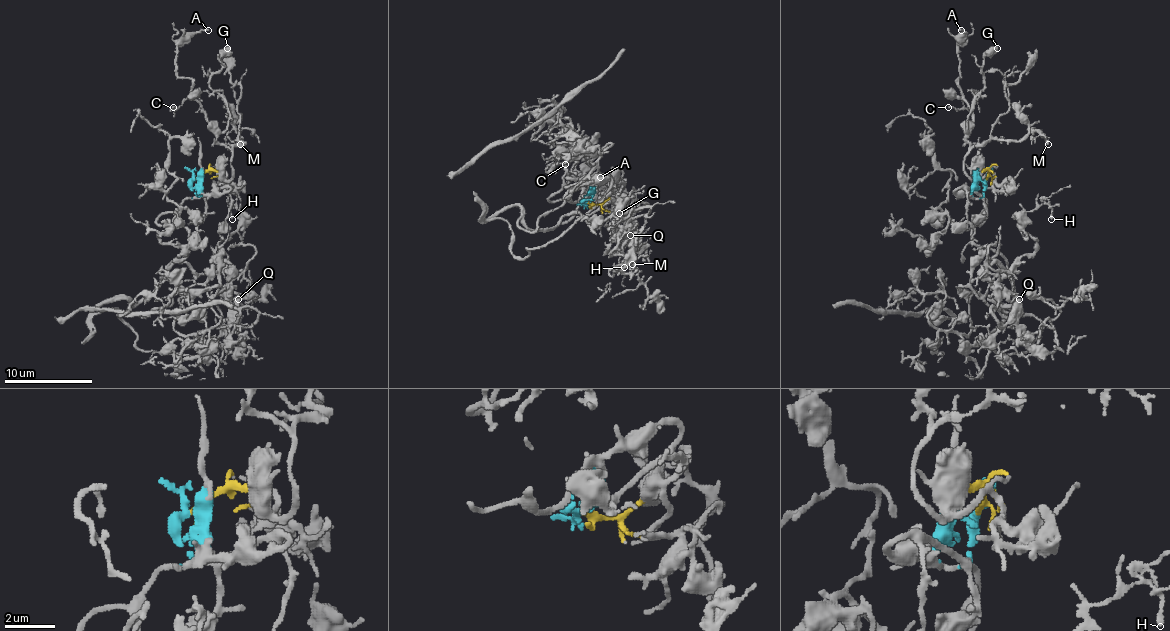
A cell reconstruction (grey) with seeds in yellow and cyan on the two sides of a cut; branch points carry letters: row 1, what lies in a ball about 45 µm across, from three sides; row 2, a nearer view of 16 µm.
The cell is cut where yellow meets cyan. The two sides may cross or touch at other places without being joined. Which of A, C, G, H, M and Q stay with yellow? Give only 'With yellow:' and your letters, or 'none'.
With yellow: A, C, G, M

